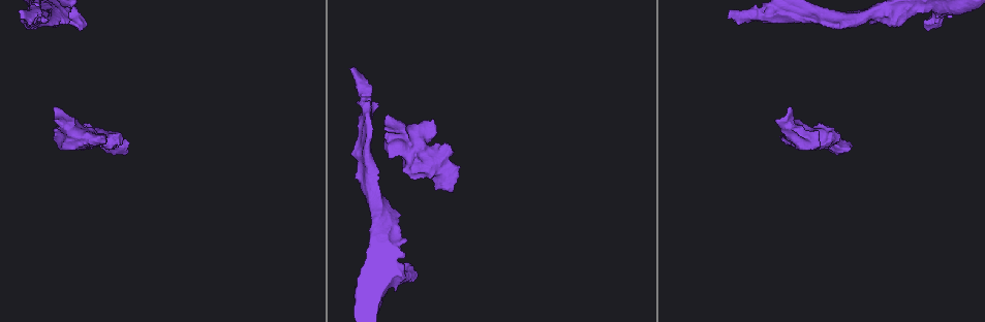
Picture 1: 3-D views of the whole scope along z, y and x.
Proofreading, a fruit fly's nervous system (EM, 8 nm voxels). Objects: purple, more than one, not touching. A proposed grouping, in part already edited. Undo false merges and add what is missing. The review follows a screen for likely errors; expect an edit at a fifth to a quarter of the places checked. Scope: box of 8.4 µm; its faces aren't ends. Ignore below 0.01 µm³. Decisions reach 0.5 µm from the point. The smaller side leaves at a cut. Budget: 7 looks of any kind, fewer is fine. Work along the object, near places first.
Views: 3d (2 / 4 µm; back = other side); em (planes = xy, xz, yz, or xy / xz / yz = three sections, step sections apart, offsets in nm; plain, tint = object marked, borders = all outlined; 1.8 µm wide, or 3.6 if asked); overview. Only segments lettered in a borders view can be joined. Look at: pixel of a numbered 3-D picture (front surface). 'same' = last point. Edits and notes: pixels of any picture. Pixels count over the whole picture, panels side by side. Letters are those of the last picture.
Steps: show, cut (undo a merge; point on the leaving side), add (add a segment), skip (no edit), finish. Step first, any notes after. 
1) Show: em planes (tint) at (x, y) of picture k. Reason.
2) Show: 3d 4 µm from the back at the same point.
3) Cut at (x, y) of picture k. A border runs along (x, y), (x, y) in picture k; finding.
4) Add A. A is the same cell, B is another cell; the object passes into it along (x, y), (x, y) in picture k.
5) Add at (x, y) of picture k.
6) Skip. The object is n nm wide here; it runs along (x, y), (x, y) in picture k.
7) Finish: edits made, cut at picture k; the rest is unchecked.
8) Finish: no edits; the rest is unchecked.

Show: em 3.6 µm yz step 8 (borders) at (852, 144) of picture 1. Stops while still wide.

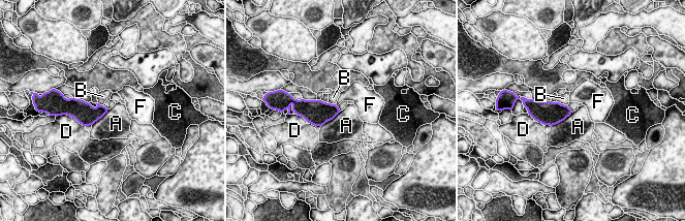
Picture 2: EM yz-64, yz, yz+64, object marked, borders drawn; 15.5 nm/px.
Show: em 3.6 µm planes (borders) at the same point. Cut it another way.

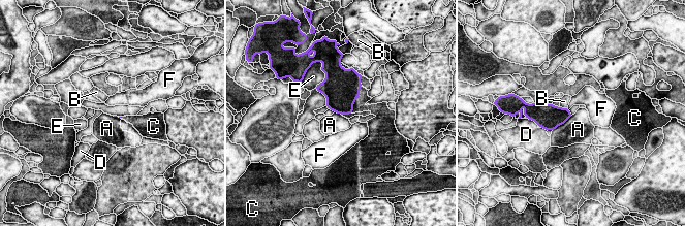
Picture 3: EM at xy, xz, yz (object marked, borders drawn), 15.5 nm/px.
Add C. C is the same cell, A, B, D, E and F are other cells; it goes on there.

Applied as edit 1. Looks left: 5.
Show: overview. See it whole again.

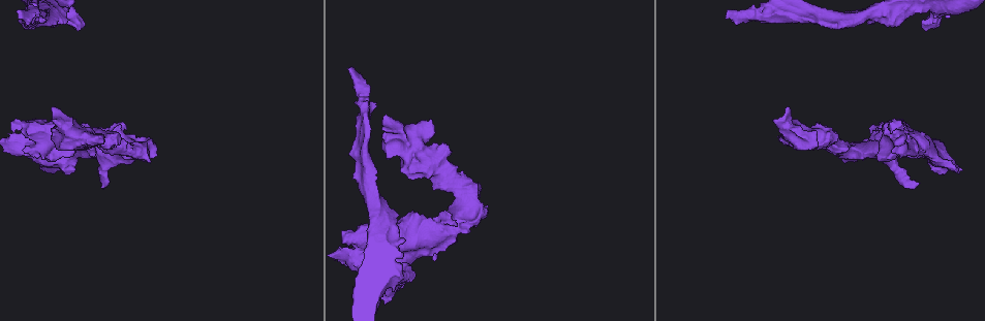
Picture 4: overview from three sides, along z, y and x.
Show: 3d 2 µm at (895, 132) of picture 4. Thick turns thin.

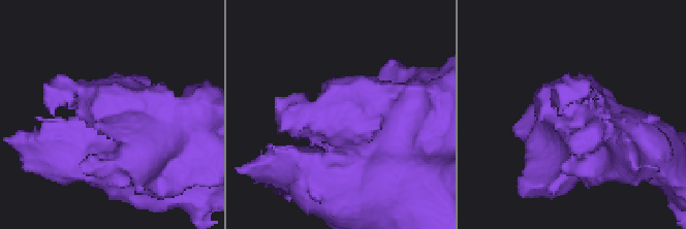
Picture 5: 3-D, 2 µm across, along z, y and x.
Show: em planes (plain) at (317, 110) of picture 5. Need the tissue.

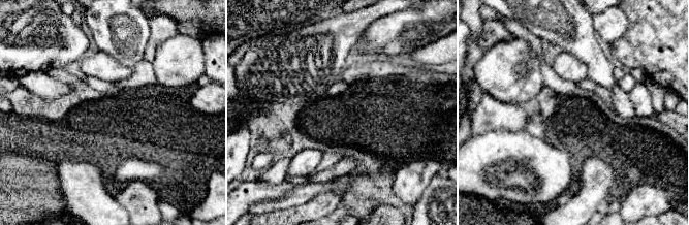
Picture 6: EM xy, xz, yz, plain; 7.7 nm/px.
Show: em planes (borders) at the same point.

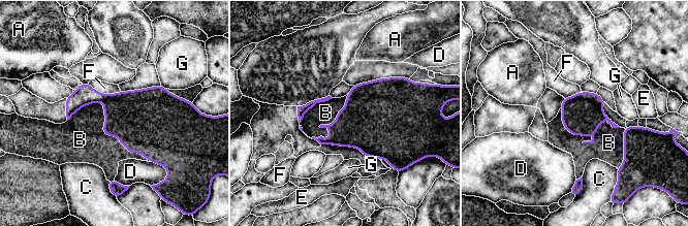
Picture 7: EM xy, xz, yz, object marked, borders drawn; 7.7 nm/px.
Add B. The object is 300 nm wide here; B is the same cell, A, C, D, E, F and G are other cells; the object passes into it along (131, 115), (102, 128), (80, 139) in picture 7; the neuron continues.

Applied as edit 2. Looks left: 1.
Finish: edits made, add at picture 3, add at picture 7; the rest is unchecked.

